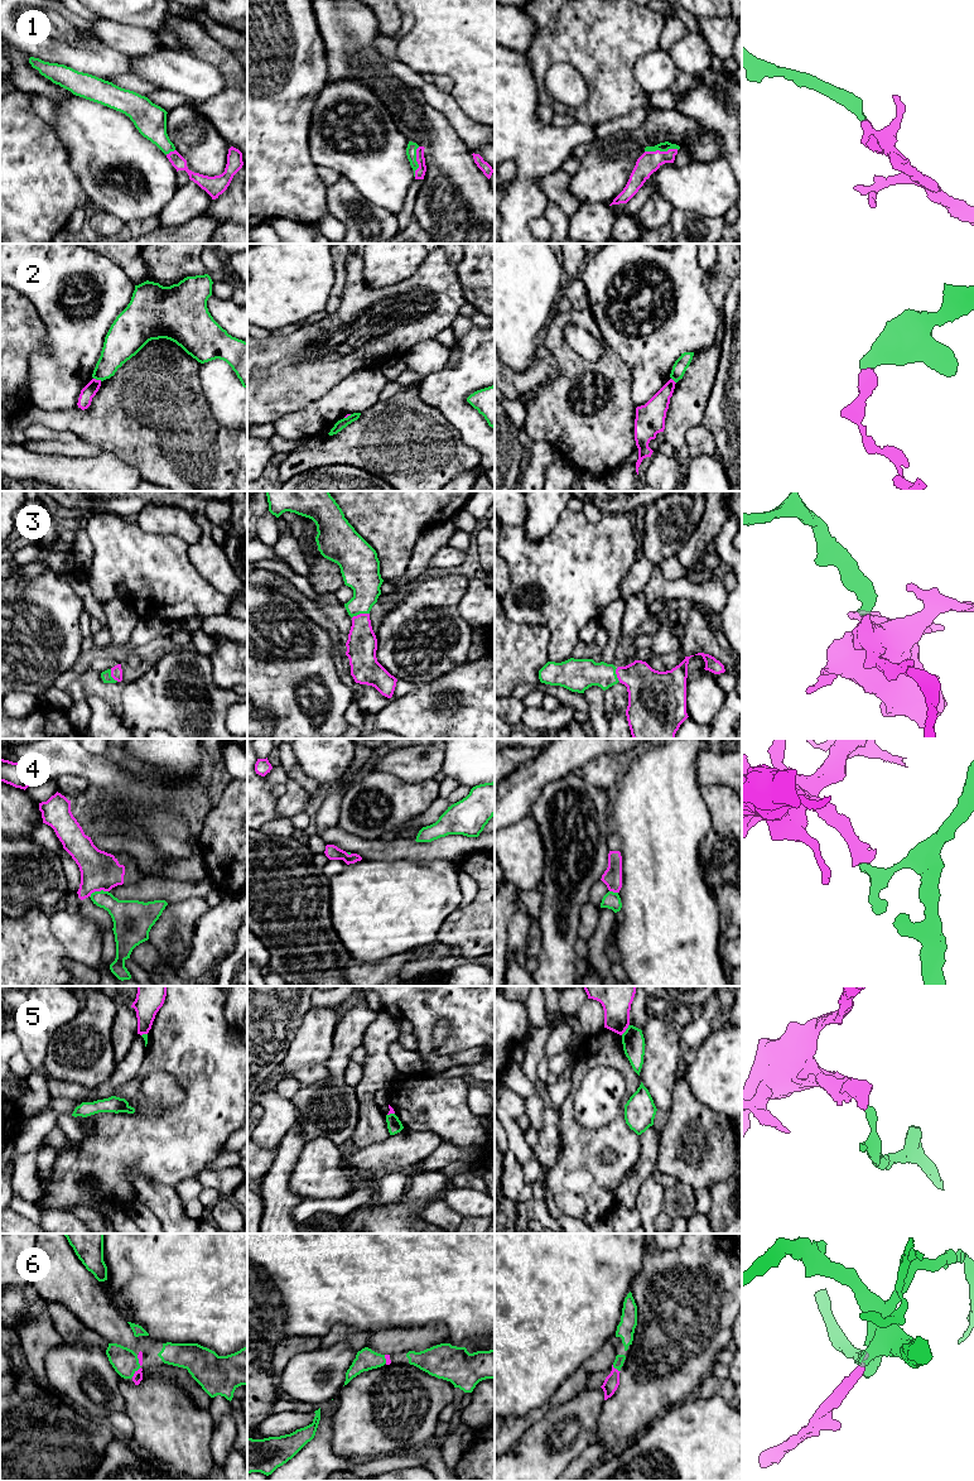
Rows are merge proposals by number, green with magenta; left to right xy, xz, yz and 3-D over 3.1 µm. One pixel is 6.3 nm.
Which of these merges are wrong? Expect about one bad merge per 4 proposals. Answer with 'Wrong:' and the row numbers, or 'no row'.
Wrong: 2, 4, 5

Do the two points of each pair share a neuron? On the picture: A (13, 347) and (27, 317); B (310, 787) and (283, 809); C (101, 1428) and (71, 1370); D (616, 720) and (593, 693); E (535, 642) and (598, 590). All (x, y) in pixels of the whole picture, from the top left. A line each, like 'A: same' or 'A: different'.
A: same
B: different
C: different
D: different
E: different

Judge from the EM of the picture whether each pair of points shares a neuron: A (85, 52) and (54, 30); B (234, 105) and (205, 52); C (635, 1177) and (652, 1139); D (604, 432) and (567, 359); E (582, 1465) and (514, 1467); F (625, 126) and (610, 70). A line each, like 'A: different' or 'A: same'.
A: same
B: same
C: same
D: same
E: different
F: different

